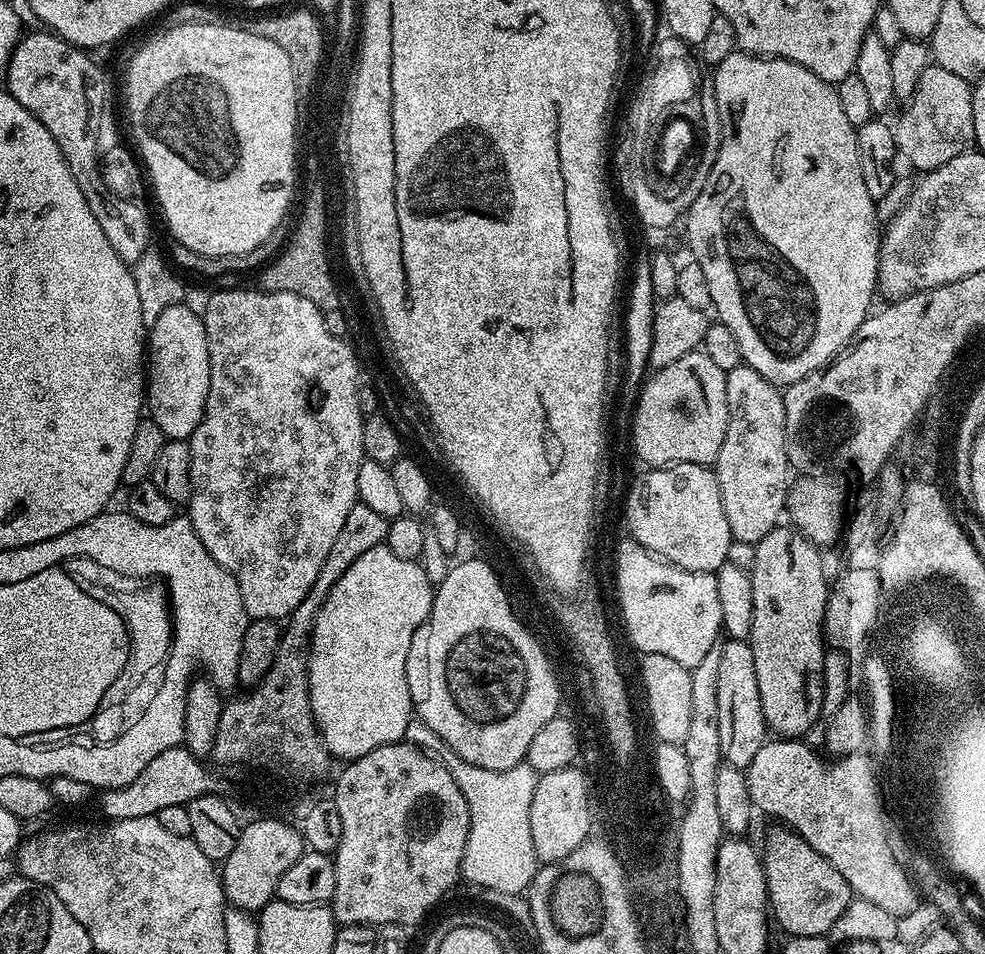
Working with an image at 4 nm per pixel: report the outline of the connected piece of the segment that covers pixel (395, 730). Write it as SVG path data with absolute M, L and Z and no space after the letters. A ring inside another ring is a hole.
M387 543L374 546L374 550L366 550L362 558L352 563L350 570L334 582L326 602L316 615L316 621L312 627L312 634L308 637L308 693L310 694L310 706L316 719L316 729L320 731L320 736L328 747L329 753L333 757L341 756L341 761L351 762L370 754L370 750L378 750L378 746L387 744L399 744L407 737L408 725L414 720L414 704L412 708L412 688L408 685L408 655L412 652L412 643L416 640L416 631L423 629L428 623L428 615L432 613L432 598L434 595L434 585L426 578L426 570L419 562L398 558L394 550L390 550Z

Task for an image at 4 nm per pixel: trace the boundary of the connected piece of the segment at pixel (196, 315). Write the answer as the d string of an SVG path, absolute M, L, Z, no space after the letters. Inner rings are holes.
M181 302L170 306L170 310L162 310L162 314L158 314L158 322L154 322L154 326L146 332L146 408L150 419L170 440L187 440L194 434L198 422L202 422L204 417L210 390L210 350L206 342L206 326L201 313L186 305Z

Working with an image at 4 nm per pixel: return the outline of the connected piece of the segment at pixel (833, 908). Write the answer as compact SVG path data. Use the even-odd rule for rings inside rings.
M776 826L768 836L764 848L762 844L762 859L764 862L764 877L768 883L768 903L770 916L773 921L780 923L780 928L788 932L789 937L794 936L823 936L827 937L832 931L834 922L842 918L846 906L854 899L852 887L834 870L834 866L818 850L814 850L793 829L787 826Z

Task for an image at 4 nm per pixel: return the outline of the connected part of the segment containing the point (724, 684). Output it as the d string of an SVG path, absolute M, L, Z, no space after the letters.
M725 639L719 647L722 659L718 666L718 746L724 764L746 770L770 732L764 723L758 678L754 675L754 654L748 640Z

